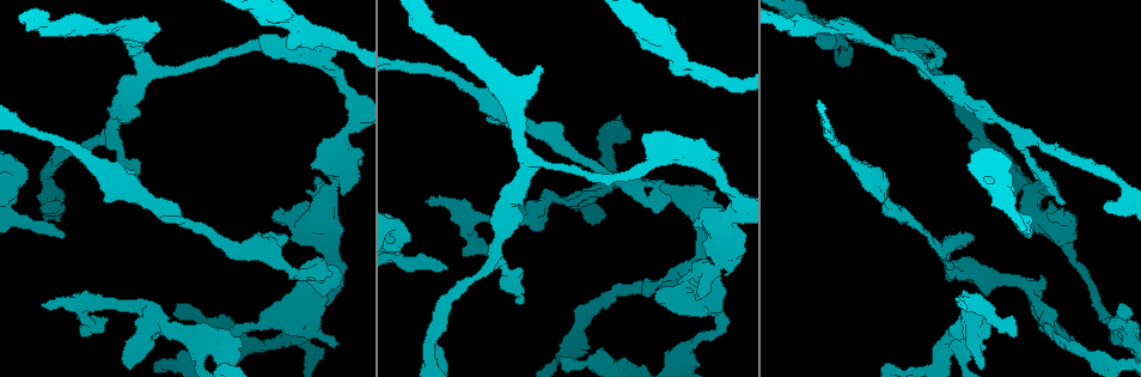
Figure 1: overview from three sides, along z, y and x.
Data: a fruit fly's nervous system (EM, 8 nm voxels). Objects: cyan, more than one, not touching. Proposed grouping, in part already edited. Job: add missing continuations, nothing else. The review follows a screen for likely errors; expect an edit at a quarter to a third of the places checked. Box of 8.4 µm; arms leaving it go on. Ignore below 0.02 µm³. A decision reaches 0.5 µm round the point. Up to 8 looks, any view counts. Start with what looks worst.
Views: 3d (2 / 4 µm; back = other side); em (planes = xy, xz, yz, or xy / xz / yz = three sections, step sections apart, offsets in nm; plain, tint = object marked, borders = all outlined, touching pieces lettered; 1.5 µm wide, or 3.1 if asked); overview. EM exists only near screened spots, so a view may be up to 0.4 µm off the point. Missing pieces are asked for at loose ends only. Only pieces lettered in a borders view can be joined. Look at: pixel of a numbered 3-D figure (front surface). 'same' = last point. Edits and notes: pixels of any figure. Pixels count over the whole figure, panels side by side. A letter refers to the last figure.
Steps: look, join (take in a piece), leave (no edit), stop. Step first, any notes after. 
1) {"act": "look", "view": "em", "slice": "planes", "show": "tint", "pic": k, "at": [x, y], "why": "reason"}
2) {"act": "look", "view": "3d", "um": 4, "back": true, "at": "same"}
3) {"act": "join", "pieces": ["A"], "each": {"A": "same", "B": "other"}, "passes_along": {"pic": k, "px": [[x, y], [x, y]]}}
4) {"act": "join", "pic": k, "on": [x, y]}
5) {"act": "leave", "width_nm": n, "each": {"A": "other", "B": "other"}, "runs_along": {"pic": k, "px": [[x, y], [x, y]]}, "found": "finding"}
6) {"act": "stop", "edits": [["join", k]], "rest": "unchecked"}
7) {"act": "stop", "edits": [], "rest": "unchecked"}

{"act": "look", "view": "em", "slice": "planes", "show": "borders", "pic": 1, "at": [536, 67], "why": "branch stops here"}

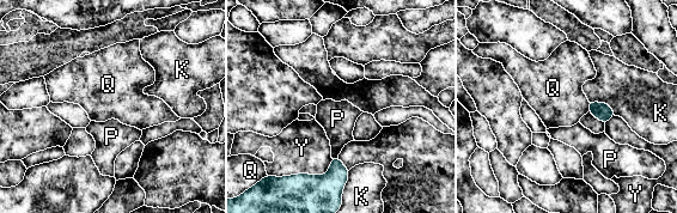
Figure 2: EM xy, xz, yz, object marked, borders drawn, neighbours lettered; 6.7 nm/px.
{"act": "leave", "each": {"K": "other", "P": "other", "Q": "other", "Y": "other"}, "border": {"pic": 2, "px": [[587, 102], [589, 110]]}, "found": "no lettered piece goes on from it"}

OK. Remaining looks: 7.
{"act": "look", "view": "em", "slice": "planes", "show": "borders", "pic": 1, "at": [405, 241], "why": "free end"}

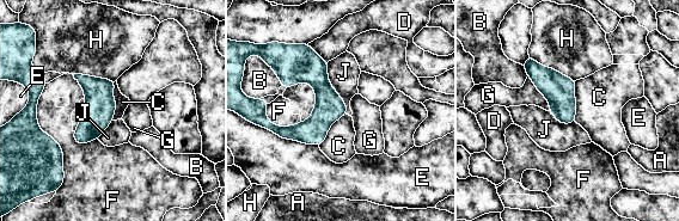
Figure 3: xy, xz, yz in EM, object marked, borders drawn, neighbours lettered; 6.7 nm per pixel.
{"act": "leave", "each": {"A": "other", "B": "other", "C": "other", "D": "other", "E": "other", "F": "other", "G": "other", "H": "other", "J": "other"}, "border": {"pic": 3, "px": [[574, 81], [575, 121]]}, "found": "no lettered piece goes on from it"}

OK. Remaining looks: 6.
{"act": "look", "view": "3d", "um": 2, "pic": 1, "at": [42, 303]}

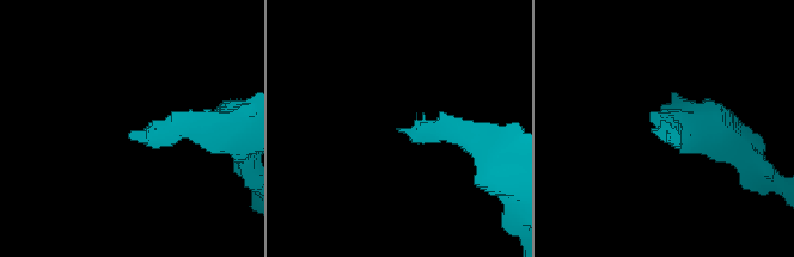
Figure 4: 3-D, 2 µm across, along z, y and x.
{"act": "look", "view": "em", "slice": "planes", "show": "tint", "pic": 4, "at": [133, 139]}

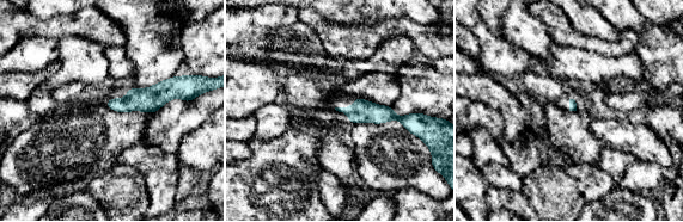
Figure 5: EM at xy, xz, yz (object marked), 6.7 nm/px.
{"act": "look", "view": "em", "slice": "planes", "show": "borders", "at": "same", "why": "see the neighbours"}

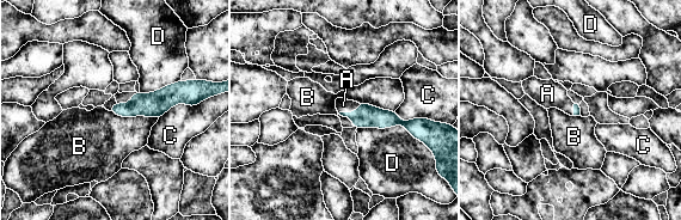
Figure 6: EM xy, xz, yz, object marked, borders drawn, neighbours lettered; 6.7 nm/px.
{"act": "join", "pieces": ["A"], "each": {"A": "same", "B": "other", "C": "other", "D": "other"}, "passes_along": {"pic": 6, "px": [[366, 116], [350, 112], [343, 105]]}, "found": "it goes on there"}

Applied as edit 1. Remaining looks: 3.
{"act": "stop", "edits": [["join", 6]], "rest": "unchecked"}

